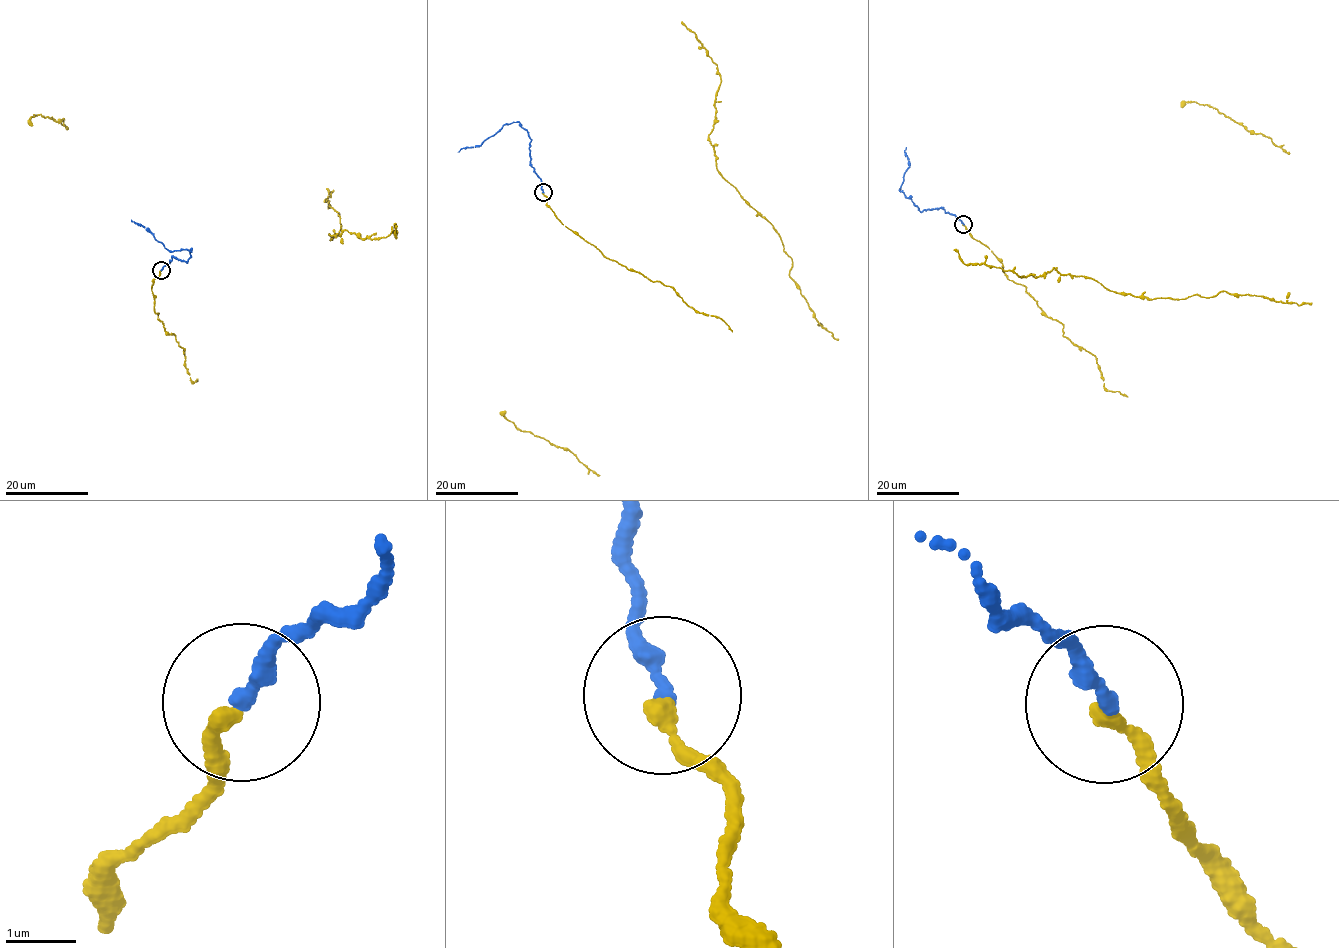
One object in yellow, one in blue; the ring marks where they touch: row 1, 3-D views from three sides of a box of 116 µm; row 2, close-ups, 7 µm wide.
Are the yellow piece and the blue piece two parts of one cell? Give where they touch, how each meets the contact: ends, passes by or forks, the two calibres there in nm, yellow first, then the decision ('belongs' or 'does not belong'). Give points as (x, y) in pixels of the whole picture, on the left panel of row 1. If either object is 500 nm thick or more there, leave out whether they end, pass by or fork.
(161, 270) | yellow ends | blue ends | 240/240 nm | belongs

